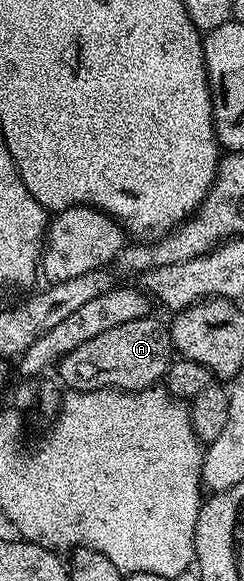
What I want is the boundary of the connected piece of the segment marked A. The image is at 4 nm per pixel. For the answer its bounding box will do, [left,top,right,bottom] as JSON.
[61,314,173,392]

